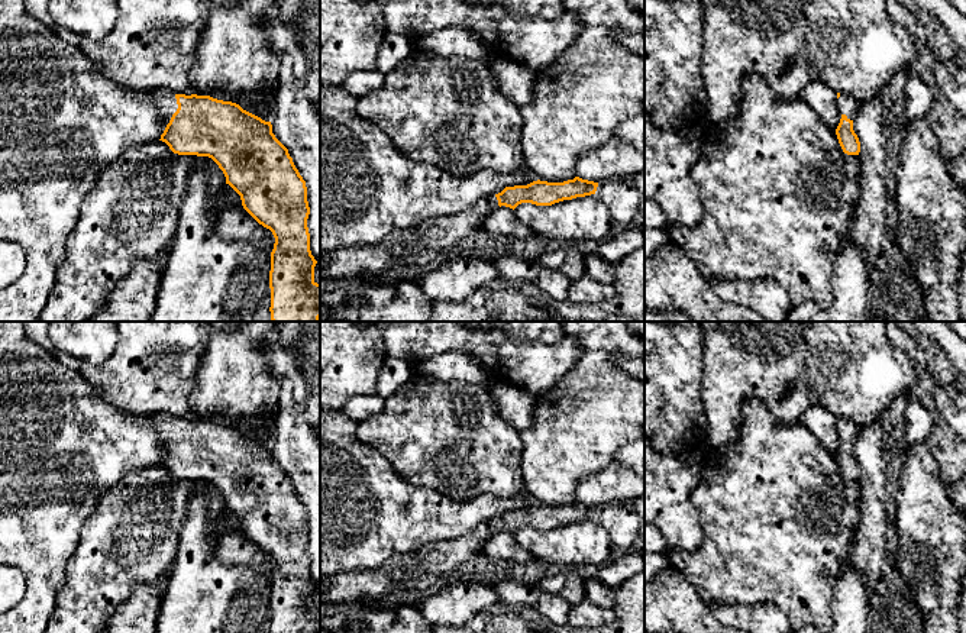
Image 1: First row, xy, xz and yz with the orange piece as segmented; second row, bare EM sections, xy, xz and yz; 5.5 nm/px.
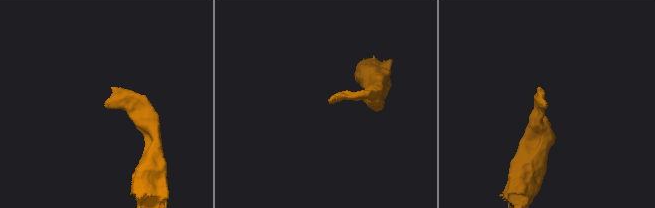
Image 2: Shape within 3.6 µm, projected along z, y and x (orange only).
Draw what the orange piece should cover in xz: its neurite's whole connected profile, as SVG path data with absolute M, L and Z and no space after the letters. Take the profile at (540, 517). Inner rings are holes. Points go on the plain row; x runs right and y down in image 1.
M575 501L563 507L533 506L527 510L505 511L452 540L430 543L419 550L400 553L375 571L350 574L320 574L320 603L349 603L364 597L398 595L424 590L440 578L481 561L485 540L497 532L516 533L521 527L552 530L563 524L595 519L598 507Z

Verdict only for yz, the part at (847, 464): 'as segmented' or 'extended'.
extended

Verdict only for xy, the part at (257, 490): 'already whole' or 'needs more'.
needs more

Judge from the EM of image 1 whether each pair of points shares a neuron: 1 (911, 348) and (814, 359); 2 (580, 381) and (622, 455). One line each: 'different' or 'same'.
1: different
2: different

